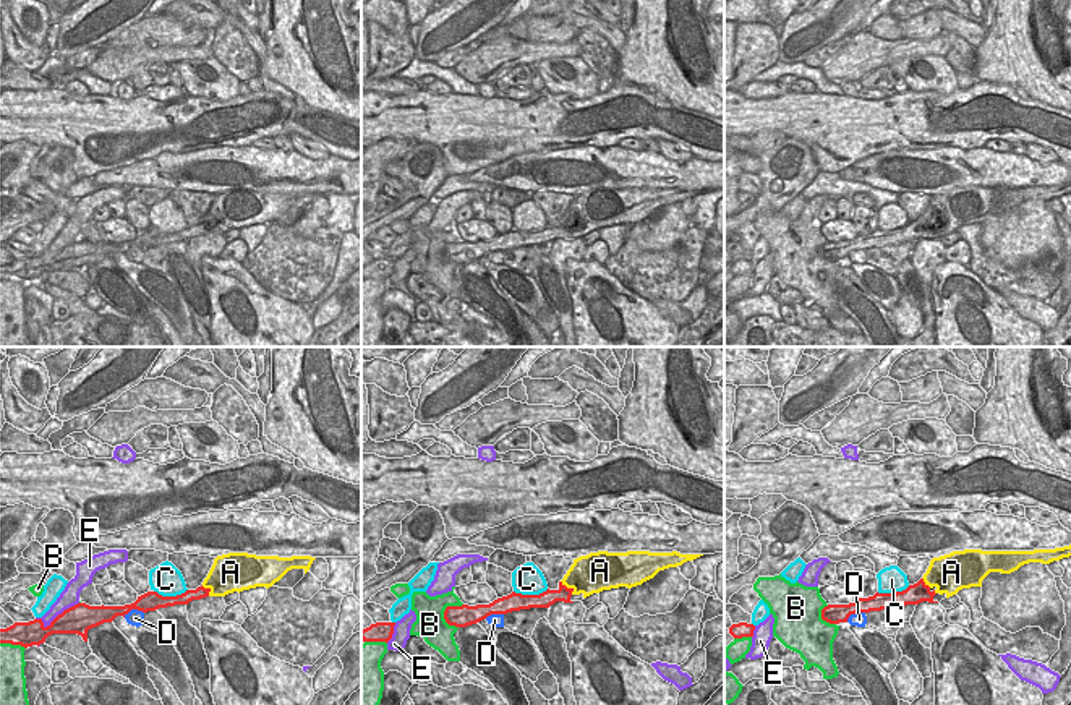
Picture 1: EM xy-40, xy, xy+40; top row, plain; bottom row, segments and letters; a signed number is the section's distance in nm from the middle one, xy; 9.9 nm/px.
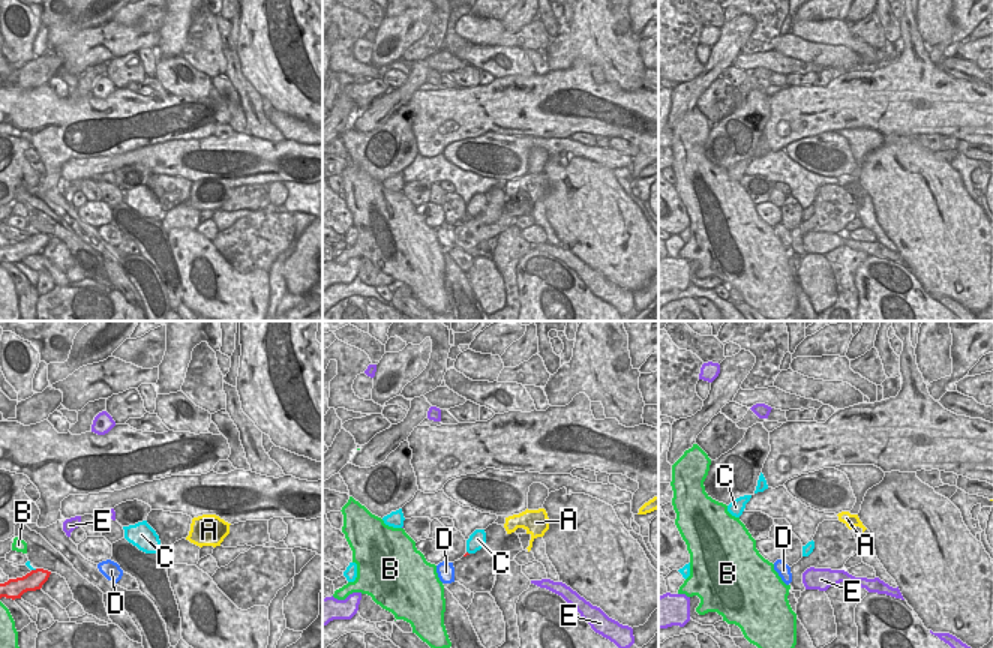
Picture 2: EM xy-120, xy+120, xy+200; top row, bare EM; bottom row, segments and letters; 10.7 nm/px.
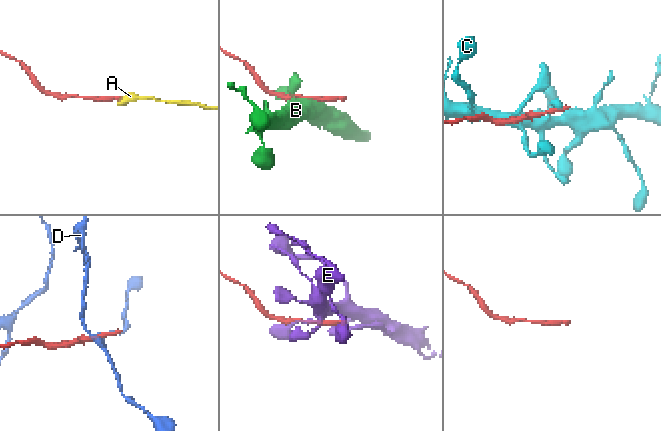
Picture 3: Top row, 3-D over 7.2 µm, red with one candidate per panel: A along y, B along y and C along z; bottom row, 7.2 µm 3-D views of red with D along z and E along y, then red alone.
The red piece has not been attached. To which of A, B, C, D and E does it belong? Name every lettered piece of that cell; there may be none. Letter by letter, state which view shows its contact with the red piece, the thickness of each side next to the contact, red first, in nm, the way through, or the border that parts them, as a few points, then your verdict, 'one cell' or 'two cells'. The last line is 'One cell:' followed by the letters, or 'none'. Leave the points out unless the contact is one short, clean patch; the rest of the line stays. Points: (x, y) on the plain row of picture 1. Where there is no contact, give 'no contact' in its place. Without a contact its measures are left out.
A: contact in xy; calibres 160 and 380 nm; way xy (550, 234), (561, 232), (569, 226), (588, 211); one cell
B: contact in xy; calibres 220 and 300 nm; two cells
C: contact in xy; calibres 190 and 300 nm; two cells
D: contact in xy-40; calibres 190 and 160 nm; border xy-40 (143, 248), (132, 247), (123, 253); two cells
E: contact in xy-40; calibres 280 and 190 nm; two cells
One cell: A

